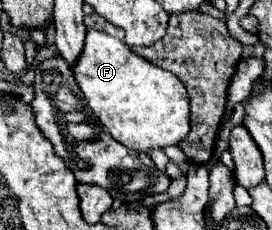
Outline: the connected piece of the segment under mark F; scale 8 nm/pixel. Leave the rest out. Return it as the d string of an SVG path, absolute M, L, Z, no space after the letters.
M86 29L84 49L72 67L74 79L94 115L110 135L132 151L162 149L176 145L190 131L190 105L186 87L172 73L152 67L144 57L130 51L118 37L98 29Z

